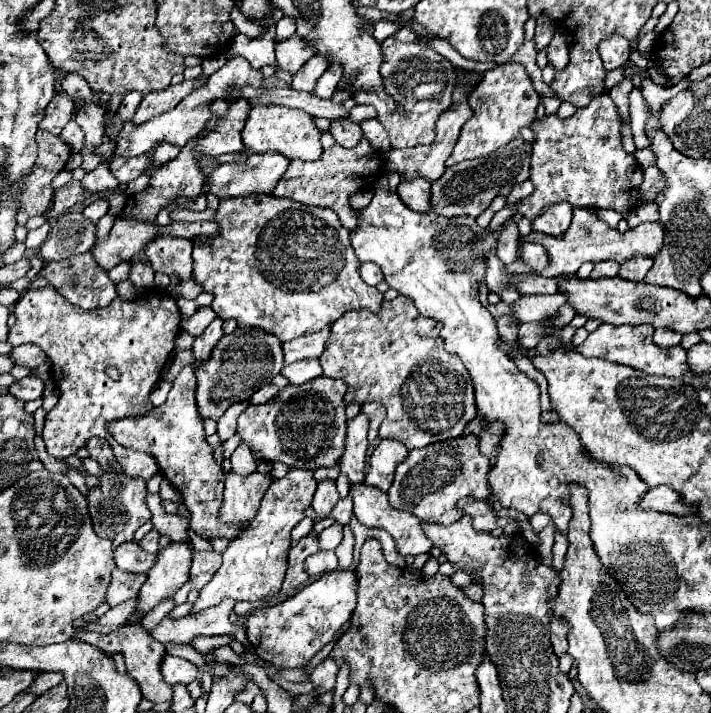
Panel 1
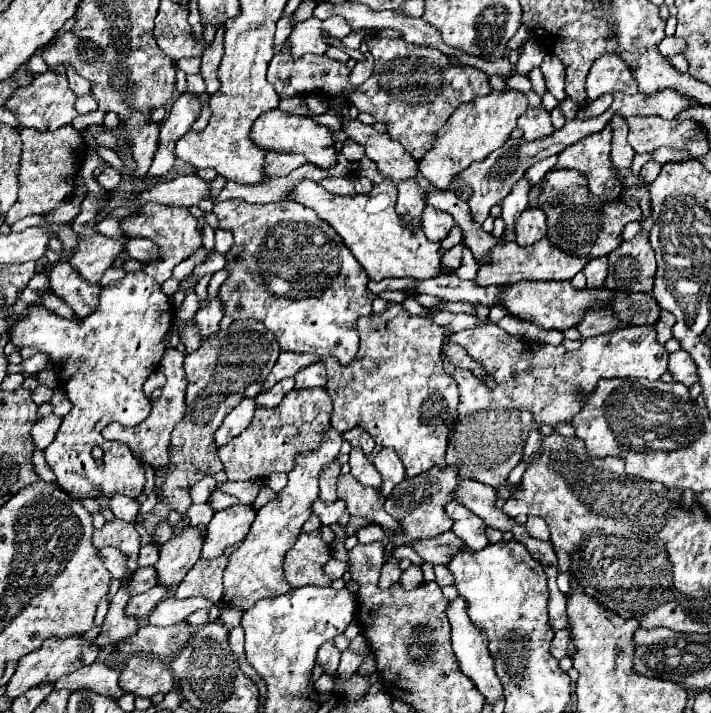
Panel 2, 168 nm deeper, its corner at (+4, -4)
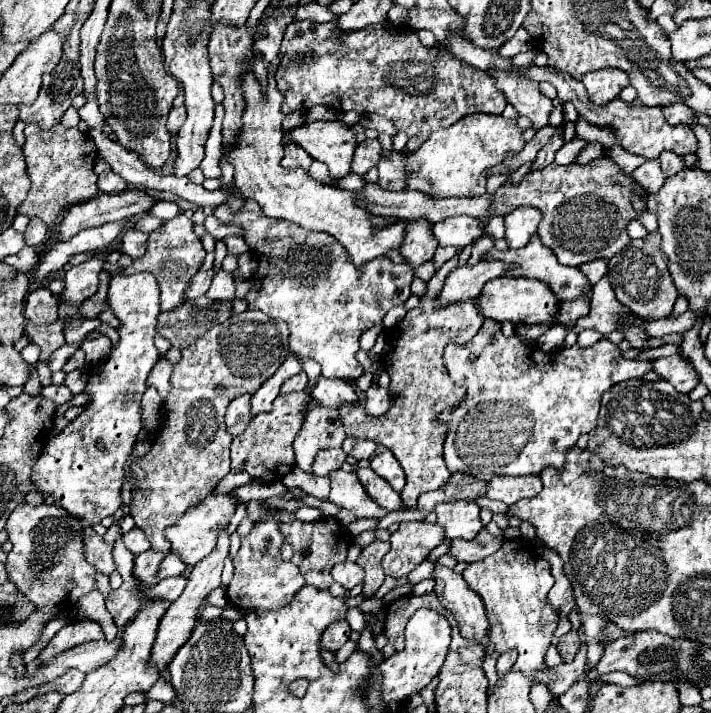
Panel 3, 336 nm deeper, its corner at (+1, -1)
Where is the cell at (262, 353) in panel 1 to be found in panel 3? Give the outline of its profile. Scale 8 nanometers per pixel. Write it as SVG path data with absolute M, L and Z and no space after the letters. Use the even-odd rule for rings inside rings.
M247 310L231 316L227 324L211 328L195 344L181 350L181 360L171 374L171 392L163 404L163 426L151 450L131 466L131 478L137 480L131 516L155 552L171 552L165 528L175 524L187 508L207 498L219 480L229 474L229 446L233 438L225 428L225 410L233 398L253 394L277 372L291 354L287 340L287 324L259 310Z

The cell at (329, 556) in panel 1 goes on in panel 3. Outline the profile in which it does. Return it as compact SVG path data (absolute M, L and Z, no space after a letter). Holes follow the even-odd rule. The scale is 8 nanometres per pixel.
M341 562L341 564L335 564L335 568L331 570L331 574L333 574L333 578L335 578L335 582L339 582L347 592L351 590L351 588L355 588L357 584L361 584L363 582L363 568L361 566L357 566L355 562Z

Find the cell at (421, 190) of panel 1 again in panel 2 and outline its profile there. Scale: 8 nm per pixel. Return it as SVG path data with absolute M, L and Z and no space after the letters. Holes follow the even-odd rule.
M424 207L424 215L422 215L422 229L424 235L430 241L442 241L446 237L446 233L454 227L454 219L452 215L444 213L444 211L436 211L434 207Z

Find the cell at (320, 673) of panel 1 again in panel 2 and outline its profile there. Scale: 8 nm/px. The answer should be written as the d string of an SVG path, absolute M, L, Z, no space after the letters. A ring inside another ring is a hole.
M332 641L324 643L324 645L318 649L318 661L316 661L316 663L324 669L326 675L330 675L330 677L336 675L338 661L340 661L340 651L334 647Z

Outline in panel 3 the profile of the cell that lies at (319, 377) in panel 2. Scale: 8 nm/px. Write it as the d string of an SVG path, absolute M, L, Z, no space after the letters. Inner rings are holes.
M321 378L313 388L313 400L319 406L339 408L343 404L359 404L359 396L351 384L337 378Z

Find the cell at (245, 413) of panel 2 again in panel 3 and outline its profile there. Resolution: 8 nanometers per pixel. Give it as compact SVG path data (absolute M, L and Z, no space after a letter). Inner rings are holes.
M243 394L235 400L231 400L227 412L225 412L225 424L227 424L227 432L231 432L231 436L239 436L247 424L251 422L251 404L249 404L251 396L249 394Z

